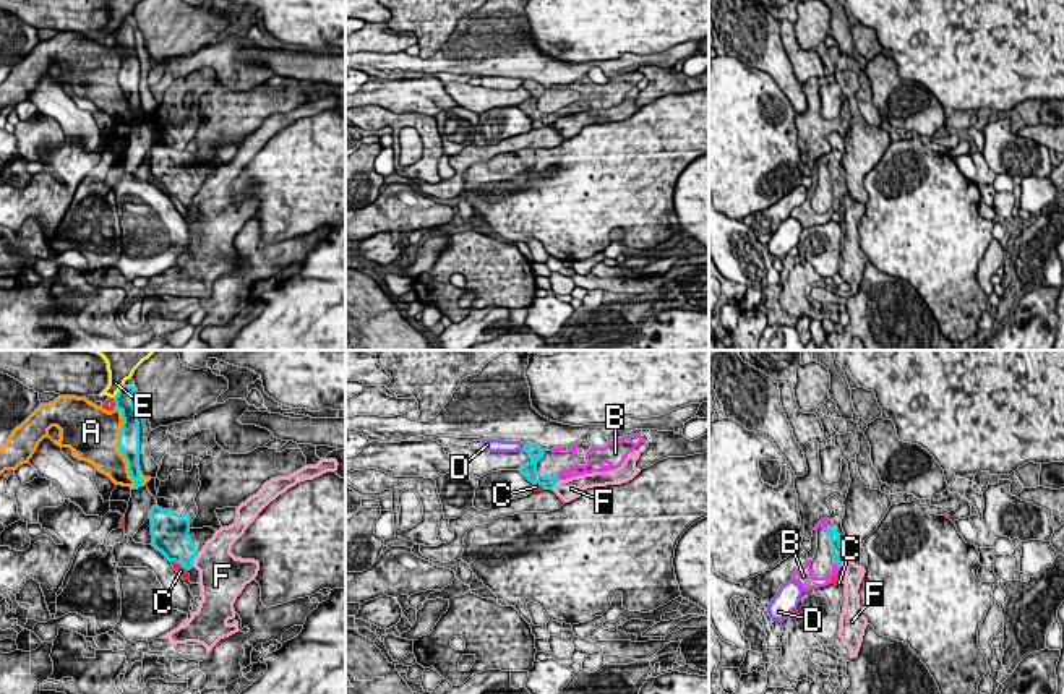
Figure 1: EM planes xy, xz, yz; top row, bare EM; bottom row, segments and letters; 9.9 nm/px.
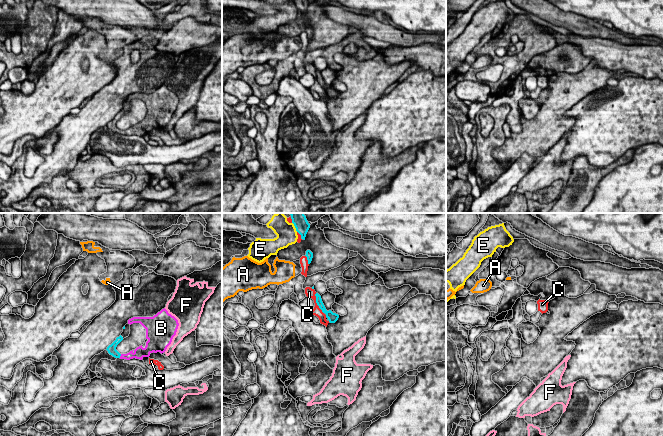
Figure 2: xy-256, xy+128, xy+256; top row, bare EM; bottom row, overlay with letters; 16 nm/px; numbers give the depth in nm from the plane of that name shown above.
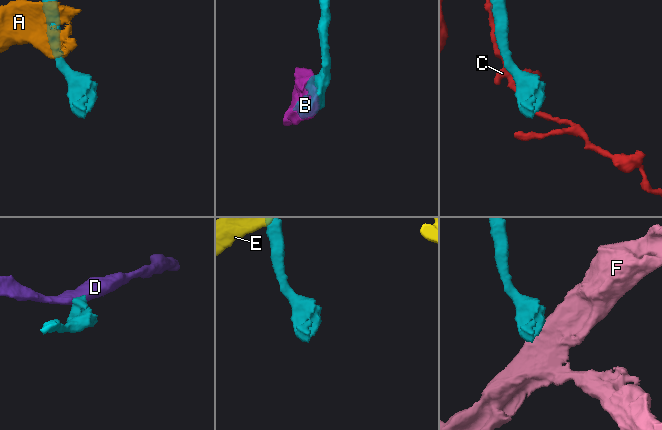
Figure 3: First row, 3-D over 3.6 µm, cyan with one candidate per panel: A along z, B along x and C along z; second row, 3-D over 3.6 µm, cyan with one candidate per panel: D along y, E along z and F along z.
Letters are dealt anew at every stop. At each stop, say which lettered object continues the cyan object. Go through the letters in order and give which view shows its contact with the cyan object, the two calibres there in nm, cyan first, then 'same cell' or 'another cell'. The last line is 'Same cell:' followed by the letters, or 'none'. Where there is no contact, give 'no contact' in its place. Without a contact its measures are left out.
A: xy | 220/440 nm | another cell
B: yz | 140/100 nm | same cell
C: xy | 340/90 nm | another cell
D: xz | 140/130 nm | another cell
E: xy | 190/200 nm | another cell
F: xy | 320/380 nm | another cell
Same cell: B

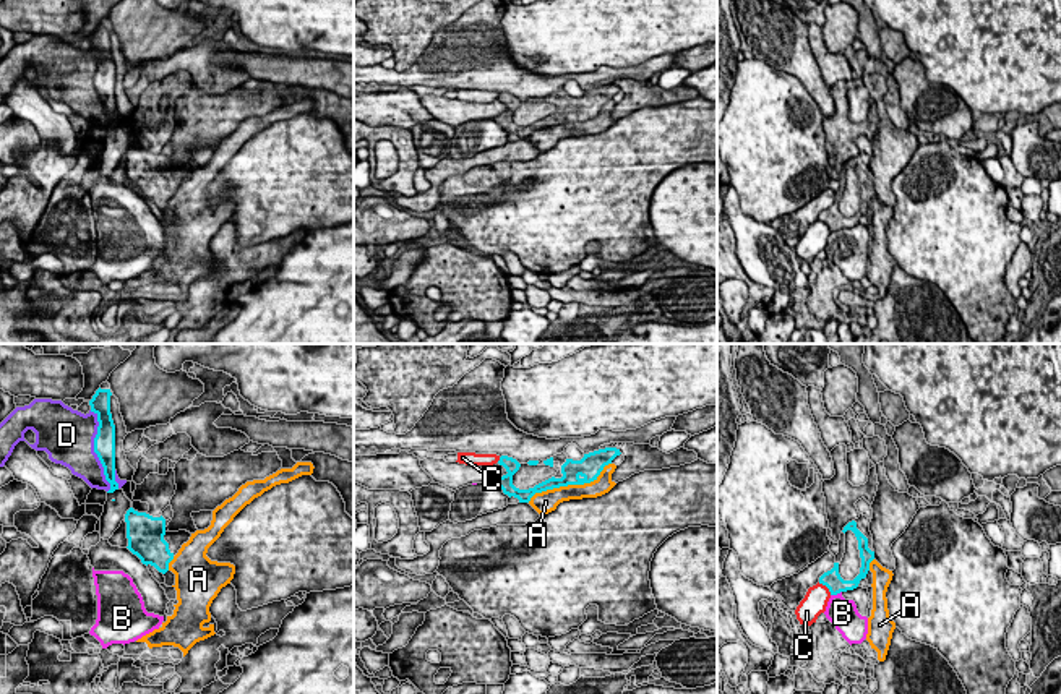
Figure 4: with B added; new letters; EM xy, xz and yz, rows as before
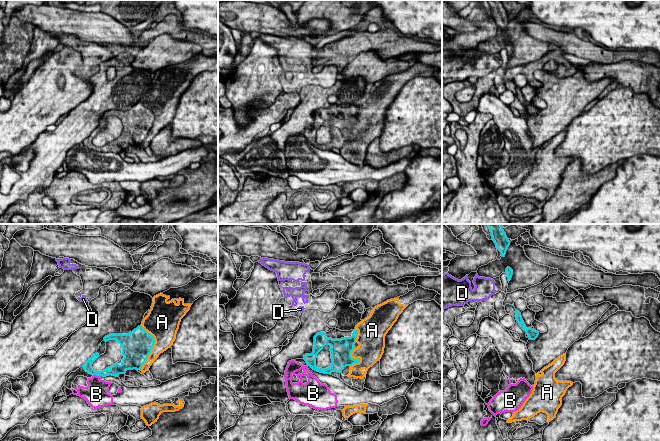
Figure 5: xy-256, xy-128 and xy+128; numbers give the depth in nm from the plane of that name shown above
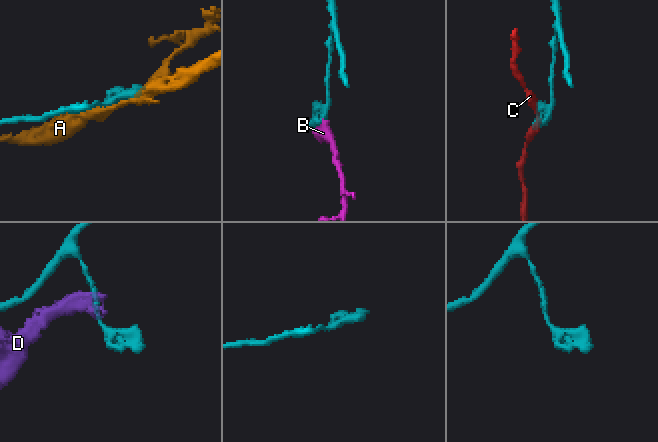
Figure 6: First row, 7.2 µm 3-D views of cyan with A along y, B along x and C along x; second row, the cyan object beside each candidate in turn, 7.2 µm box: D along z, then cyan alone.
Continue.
A: xz | 240/190 nm | another cell
B: yz | 180/300 nm | another cell
C: yz | 180/240 nm | another cell
D: xy | 220/440 nm | another cell
Same cell: none

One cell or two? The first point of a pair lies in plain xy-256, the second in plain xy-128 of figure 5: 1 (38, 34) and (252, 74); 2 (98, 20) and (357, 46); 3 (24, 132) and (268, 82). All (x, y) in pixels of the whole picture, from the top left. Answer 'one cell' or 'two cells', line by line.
1: one cell
2: two cells
3: two cells

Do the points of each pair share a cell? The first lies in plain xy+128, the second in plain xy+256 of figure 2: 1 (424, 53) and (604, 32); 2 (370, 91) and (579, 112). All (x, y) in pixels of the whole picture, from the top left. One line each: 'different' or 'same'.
1: different
2: different

